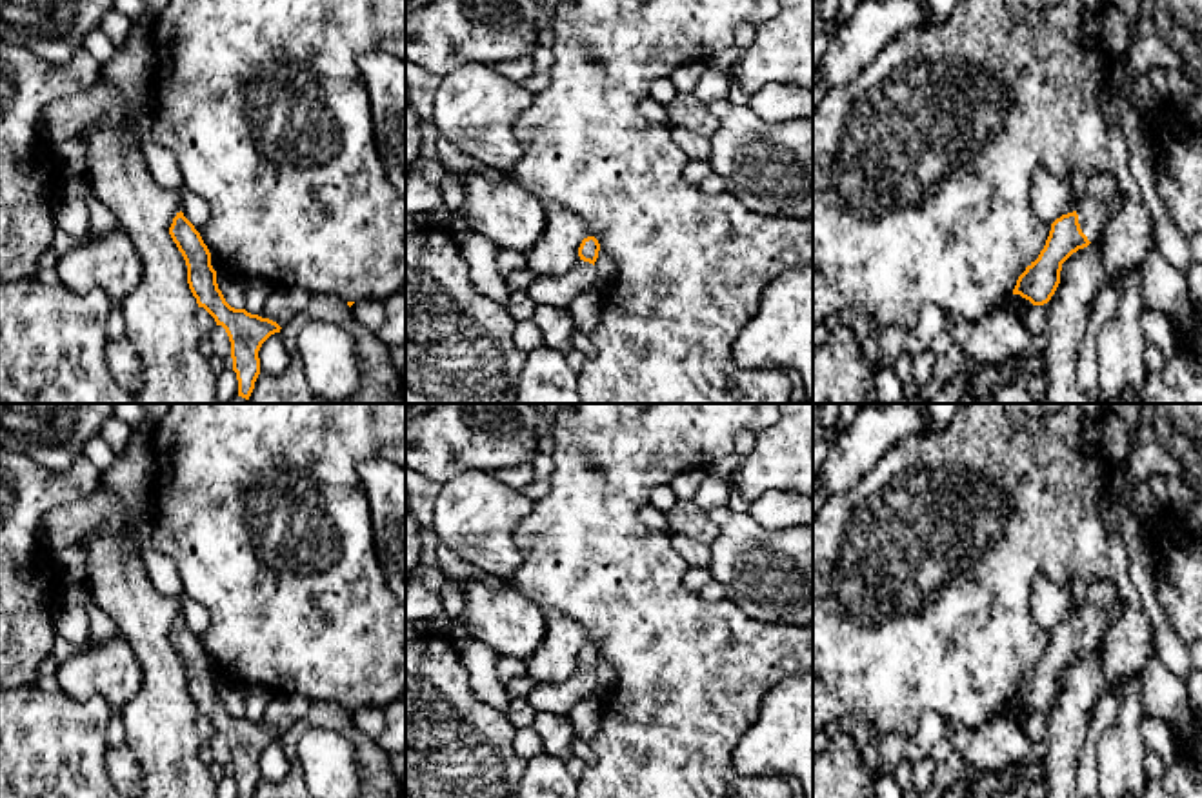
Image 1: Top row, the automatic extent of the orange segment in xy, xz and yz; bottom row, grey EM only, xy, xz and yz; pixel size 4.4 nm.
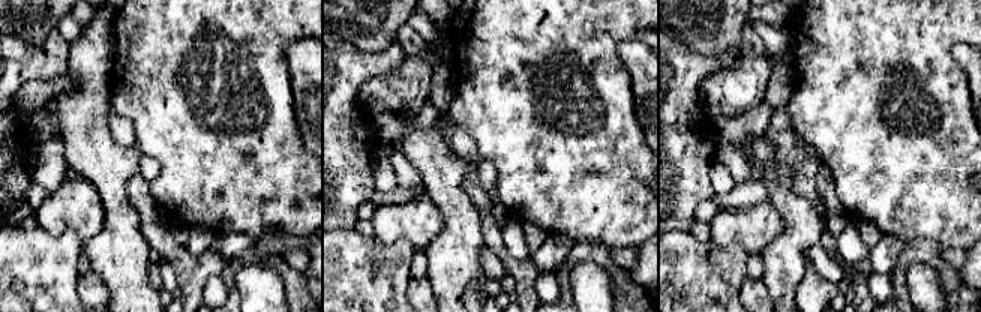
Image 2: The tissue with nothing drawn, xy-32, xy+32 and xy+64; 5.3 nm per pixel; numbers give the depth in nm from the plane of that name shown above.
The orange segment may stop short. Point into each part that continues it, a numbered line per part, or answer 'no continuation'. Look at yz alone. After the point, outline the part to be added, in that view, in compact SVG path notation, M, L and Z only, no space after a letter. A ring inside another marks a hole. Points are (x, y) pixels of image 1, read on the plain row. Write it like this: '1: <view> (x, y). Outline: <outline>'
1: yz (1101, 609). Outline: M1097 580L1087 585L1084 605L1077 616L1082 640L1091 651L1098 651L1102 636L1122 613L1122 603L1113 582Z

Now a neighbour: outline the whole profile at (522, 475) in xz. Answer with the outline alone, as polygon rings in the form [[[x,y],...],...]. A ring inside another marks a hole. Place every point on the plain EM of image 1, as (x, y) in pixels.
[[[531,460],[515,469],[496,469],[493,476],[506,485],[522,491],[535,480],[535,471]]]

